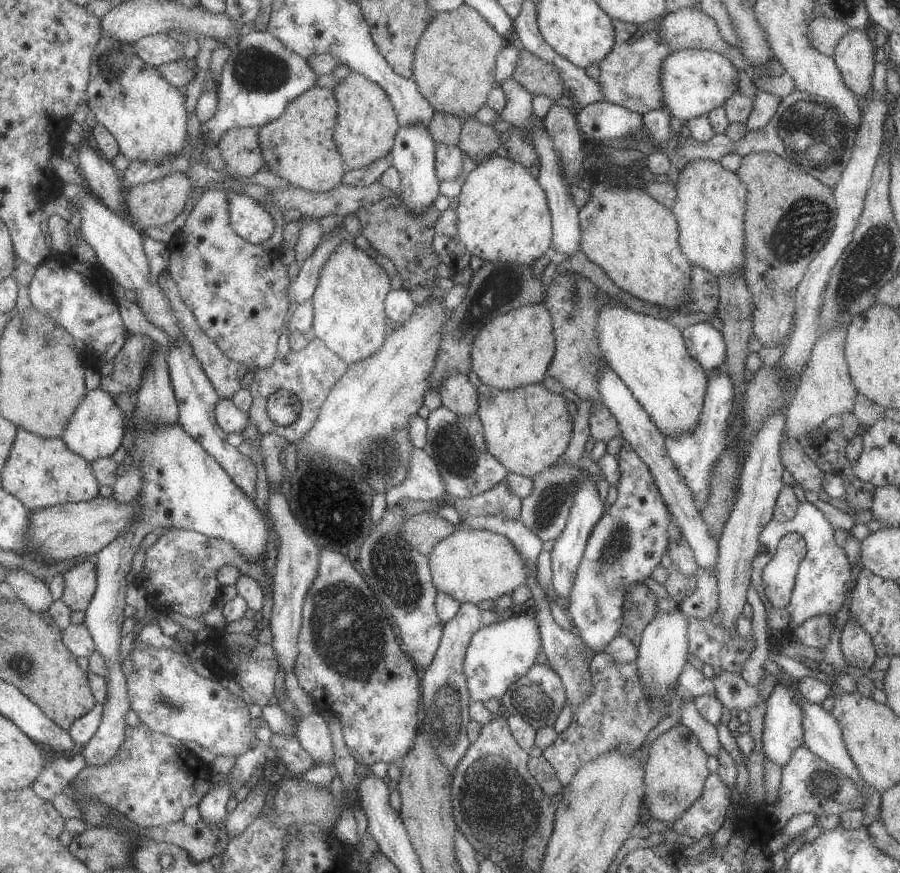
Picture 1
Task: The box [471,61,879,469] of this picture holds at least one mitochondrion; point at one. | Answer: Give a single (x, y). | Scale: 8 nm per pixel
(812, 135)

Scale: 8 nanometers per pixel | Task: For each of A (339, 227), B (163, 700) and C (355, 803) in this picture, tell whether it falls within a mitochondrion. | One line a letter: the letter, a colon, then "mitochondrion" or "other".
A: other
B: mitochondrion
C: other

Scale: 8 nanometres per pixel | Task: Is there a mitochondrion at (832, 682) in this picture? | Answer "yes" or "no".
no

